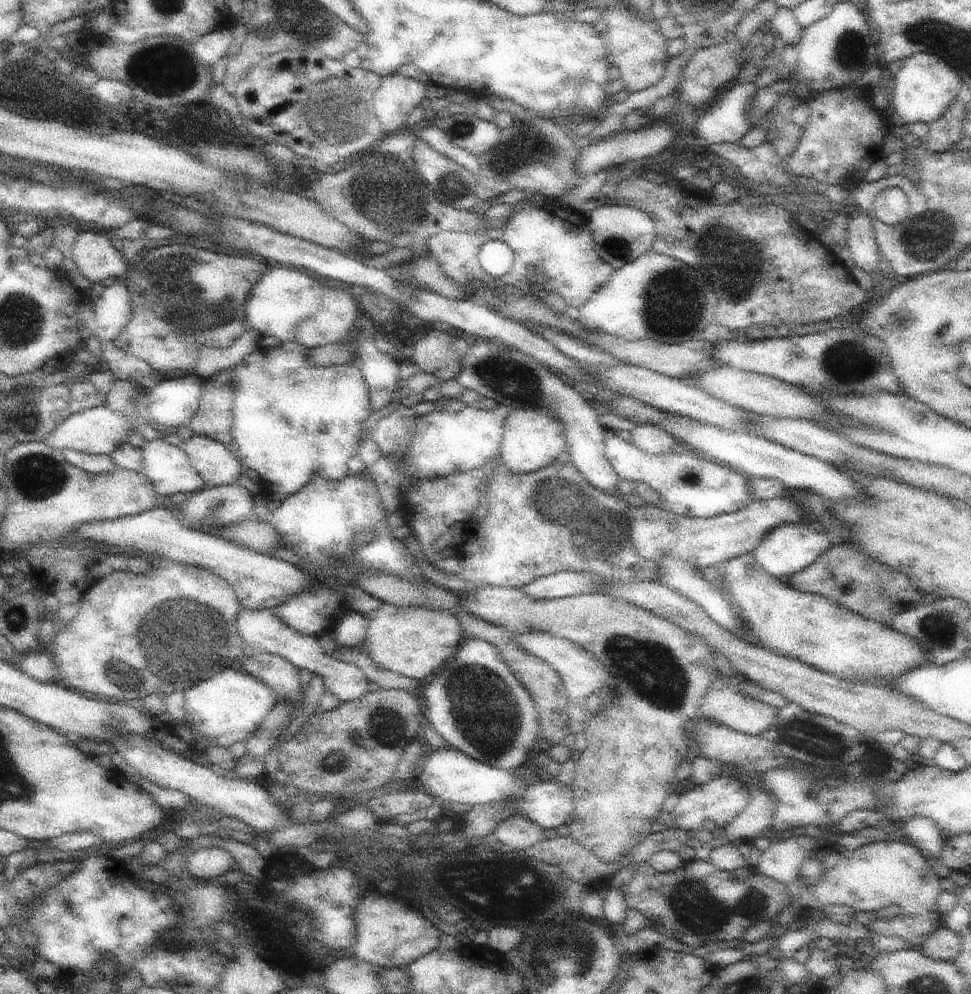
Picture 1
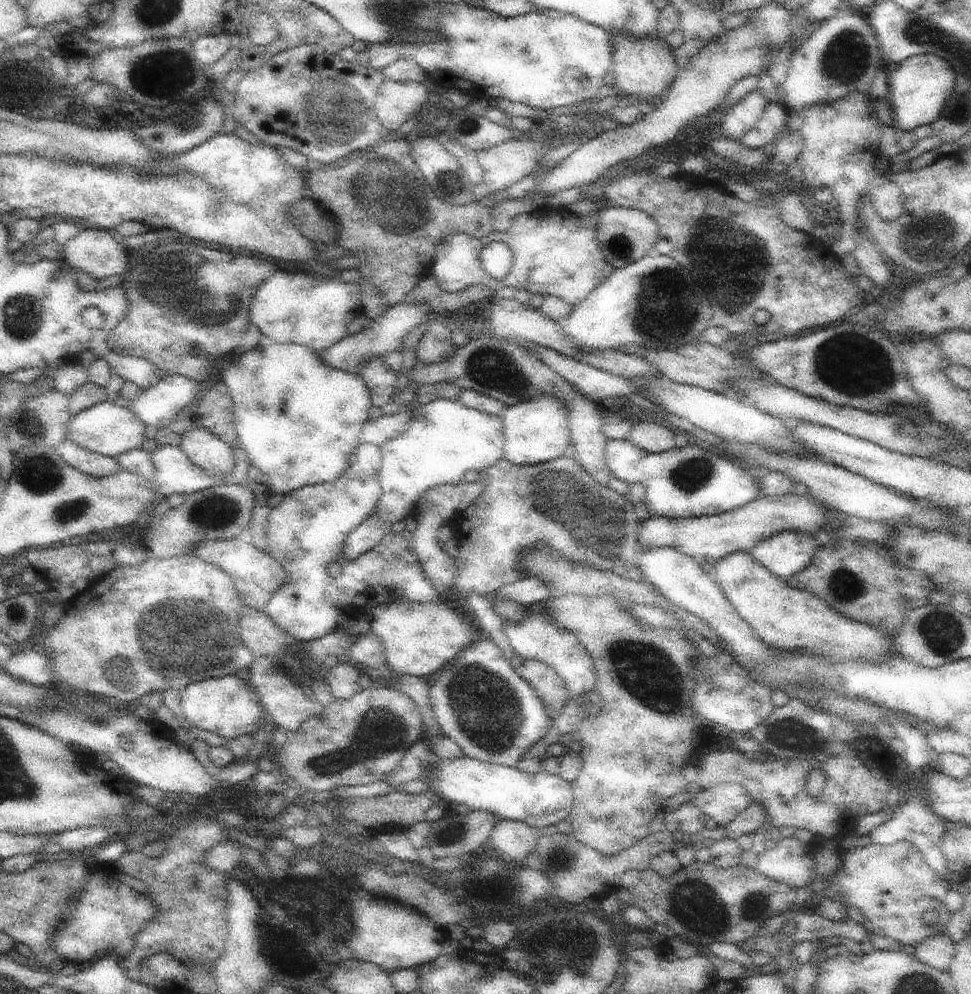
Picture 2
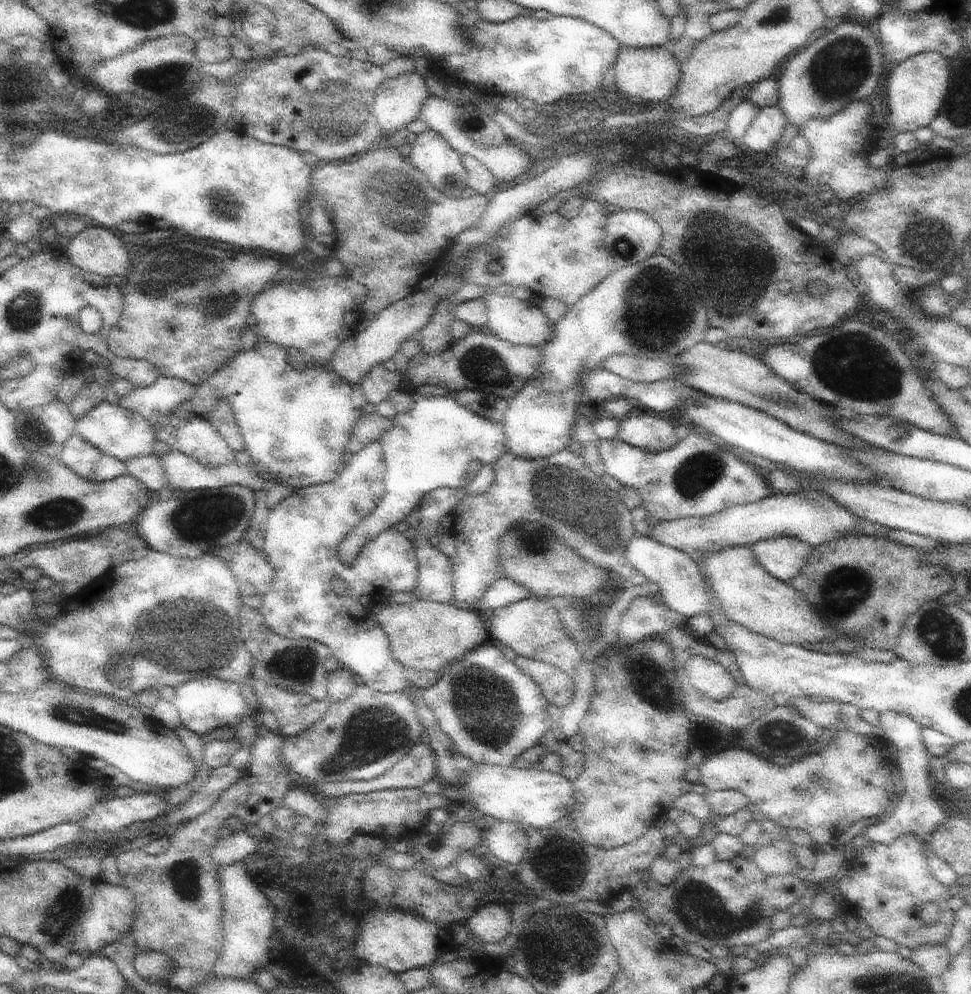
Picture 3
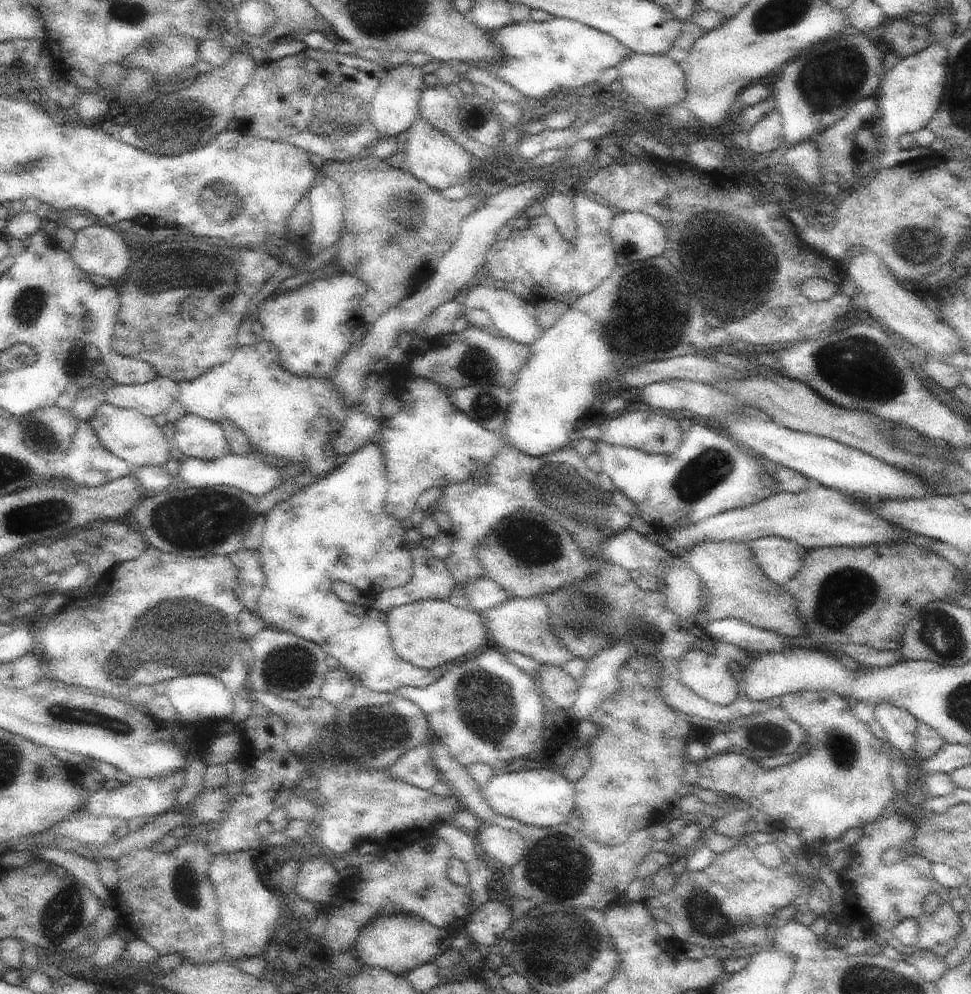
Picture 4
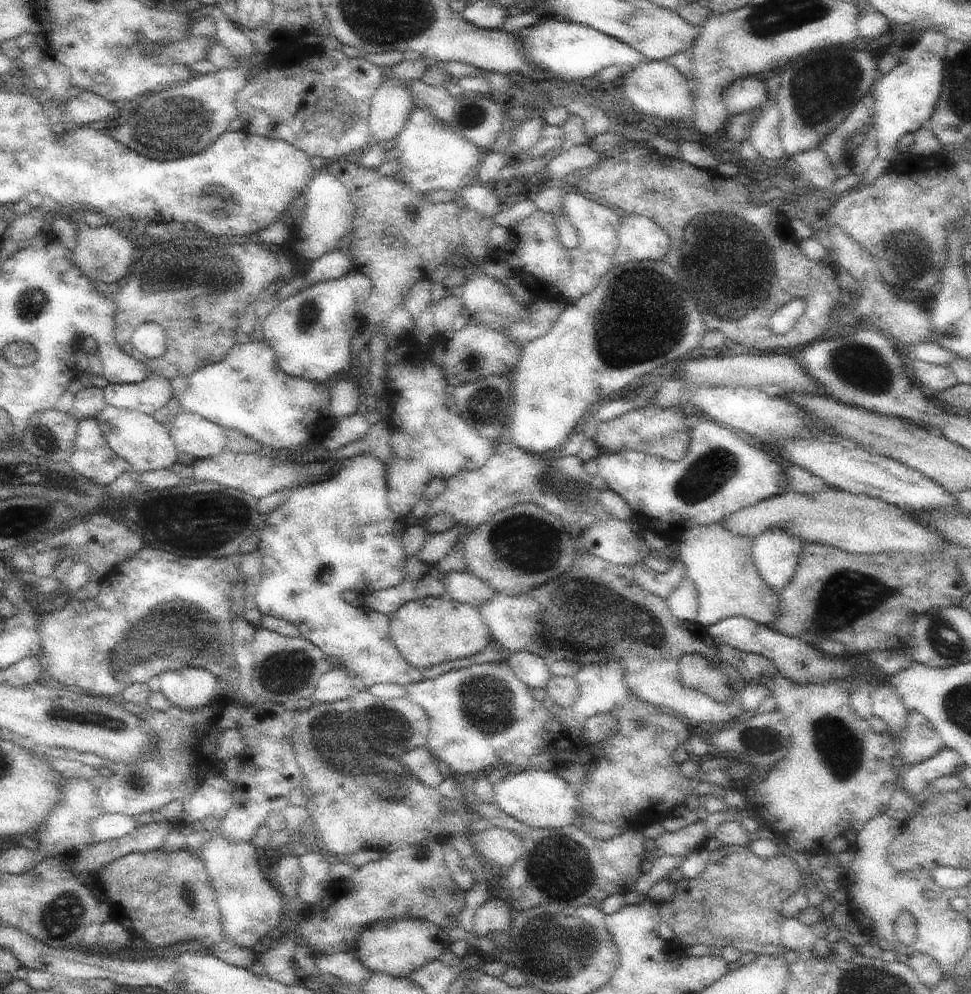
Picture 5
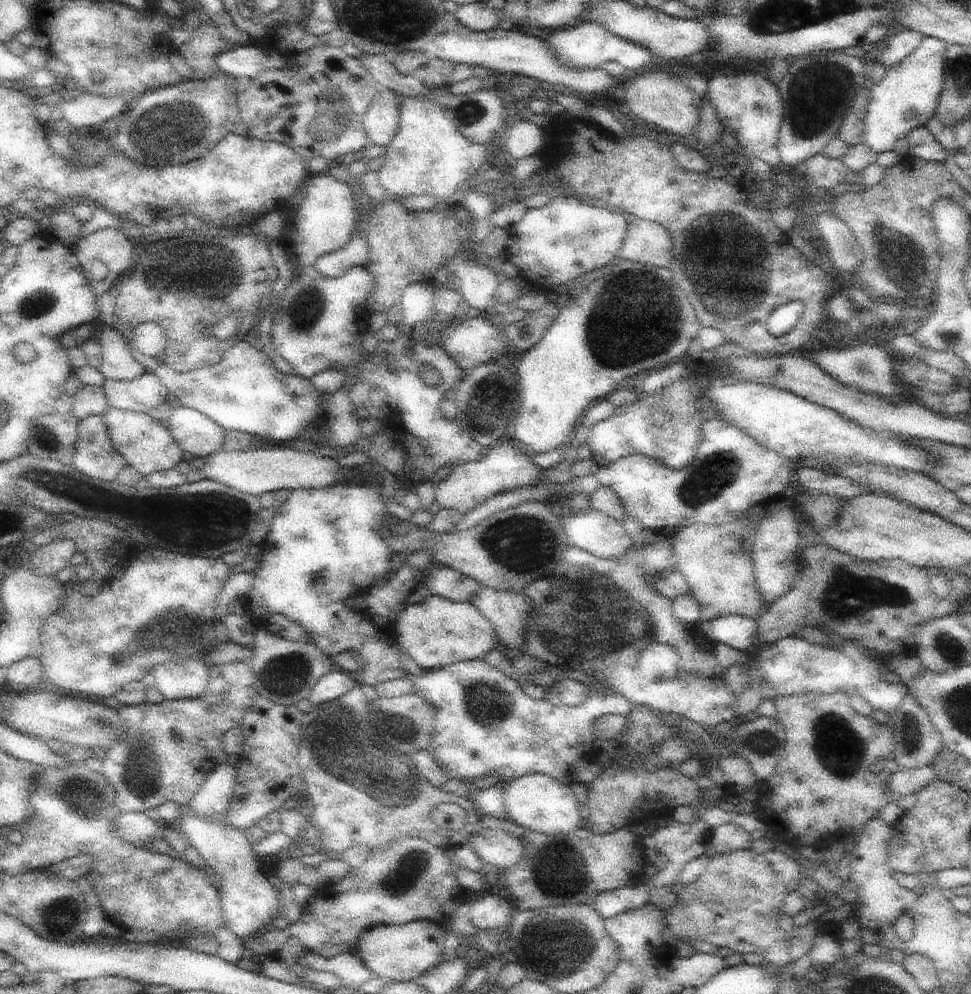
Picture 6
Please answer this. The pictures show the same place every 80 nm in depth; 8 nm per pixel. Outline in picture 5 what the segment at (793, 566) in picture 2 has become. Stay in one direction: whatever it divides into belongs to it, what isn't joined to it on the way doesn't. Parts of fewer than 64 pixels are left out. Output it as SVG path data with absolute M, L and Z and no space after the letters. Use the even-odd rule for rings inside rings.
M768 527L753 540L753 557L758 572L768 585L782 592L799 567L803 544L785 528Z

